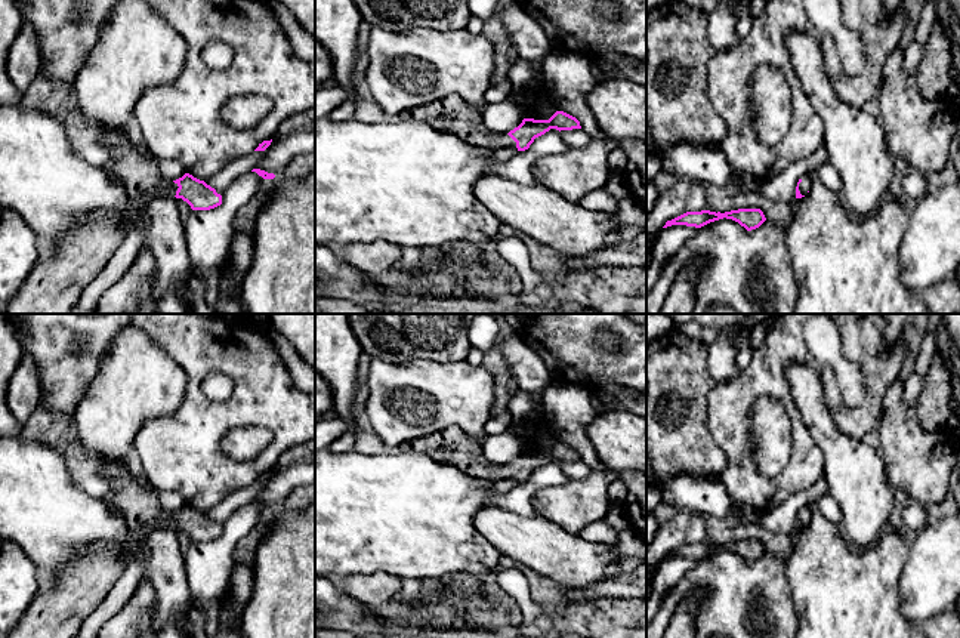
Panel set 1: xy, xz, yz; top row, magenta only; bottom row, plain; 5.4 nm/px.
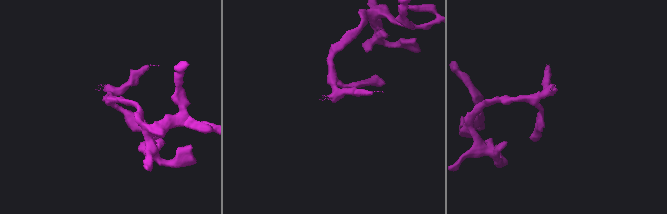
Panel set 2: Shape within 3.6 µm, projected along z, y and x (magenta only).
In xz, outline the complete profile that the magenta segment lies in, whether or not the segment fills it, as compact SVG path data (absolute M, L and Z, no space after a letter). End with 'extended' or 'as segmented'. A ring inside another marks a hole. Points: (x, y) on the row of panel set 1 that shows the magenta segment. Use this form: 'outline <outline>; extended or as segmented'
outline M448 95L417 108L410 108L399 118L401 121L417 121L432 126L439 132L453 133L478 148L516 147L518 151L528 150L535 138L550 129L559 132L581 129L575 117L564 111L556 111L549 120L524 118L507 135L496 135L484 126L482 110L482 107L467 104L457 95Z; extended

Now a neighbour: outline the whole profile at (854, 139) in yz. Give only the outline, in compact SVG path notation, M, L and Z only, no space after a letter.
M793 31L787 36L787 49L803 90L822 118L827 161L839 172L843 184L840 198L858 218L865 218L885 200L895 175L883 126L862 108L852 107L839 98L825 74L821 44L815 37Z

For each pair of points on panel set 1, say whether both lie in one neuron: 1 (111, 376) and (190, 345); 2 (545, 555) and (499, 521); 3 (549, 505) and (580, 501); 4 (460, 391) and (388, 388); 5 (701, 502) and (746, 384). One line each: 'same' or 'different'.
1: different
2: same
3: same
4: same
5: different

